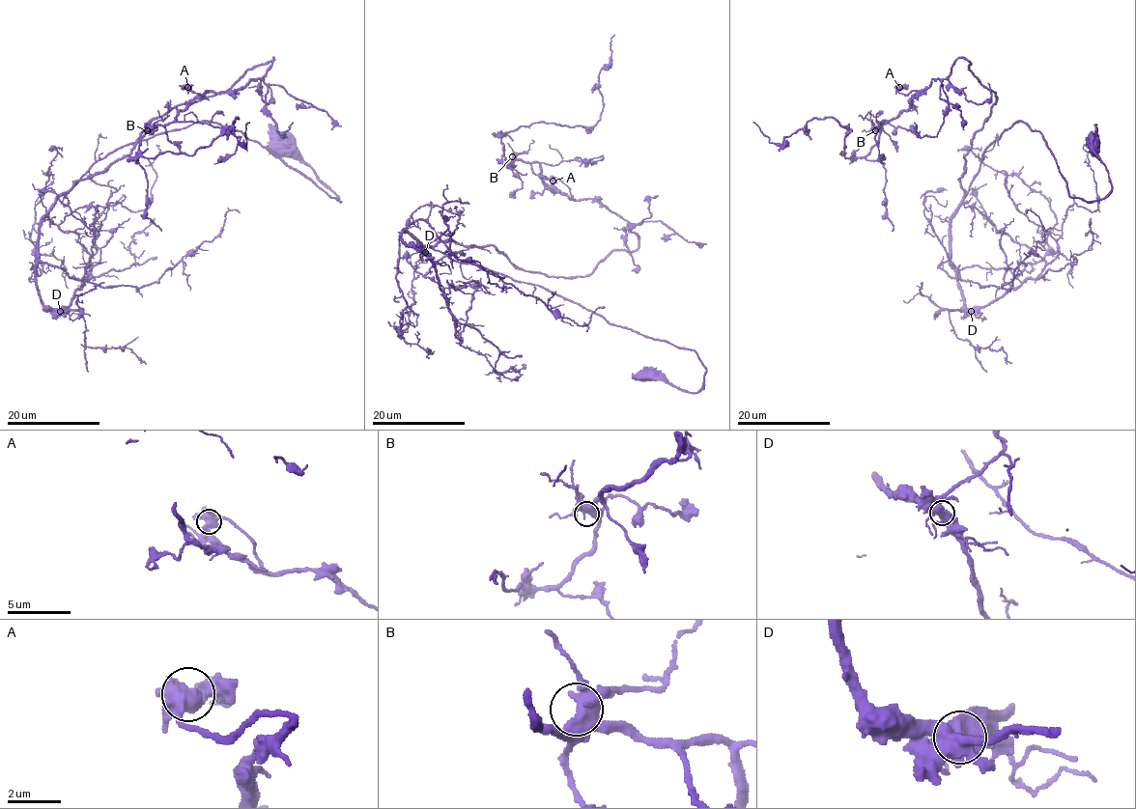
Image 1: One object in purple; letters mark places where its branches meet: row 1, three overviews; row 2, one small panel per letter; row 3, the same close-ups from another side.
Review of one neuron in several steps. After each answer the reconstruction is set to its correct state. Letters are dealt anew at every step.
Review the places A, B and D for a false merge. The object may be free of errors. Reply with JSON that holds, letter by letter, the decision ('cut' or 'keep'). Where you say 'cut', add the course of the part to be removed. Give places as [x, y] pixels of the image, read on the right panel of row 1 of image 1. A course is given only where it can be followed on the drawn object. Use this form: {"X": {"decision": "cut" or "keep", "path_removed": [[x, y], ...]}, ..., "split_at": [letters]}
{"A": {"decision": "keep"}, "B": {"decision": "keep"}, "D": {"decision": "keep"}, "split_at": []}

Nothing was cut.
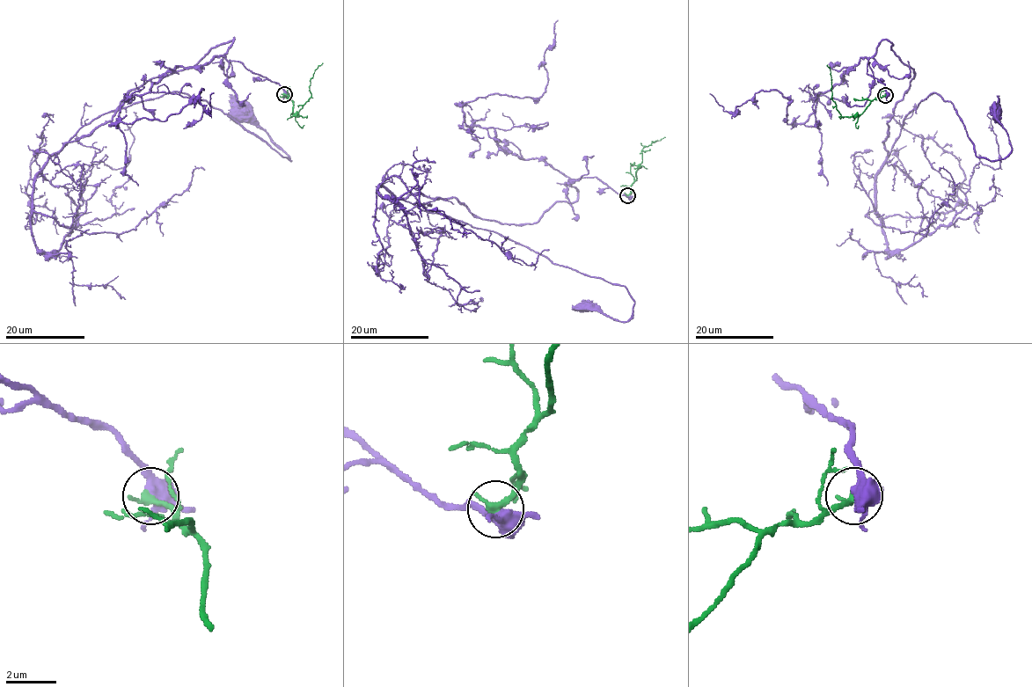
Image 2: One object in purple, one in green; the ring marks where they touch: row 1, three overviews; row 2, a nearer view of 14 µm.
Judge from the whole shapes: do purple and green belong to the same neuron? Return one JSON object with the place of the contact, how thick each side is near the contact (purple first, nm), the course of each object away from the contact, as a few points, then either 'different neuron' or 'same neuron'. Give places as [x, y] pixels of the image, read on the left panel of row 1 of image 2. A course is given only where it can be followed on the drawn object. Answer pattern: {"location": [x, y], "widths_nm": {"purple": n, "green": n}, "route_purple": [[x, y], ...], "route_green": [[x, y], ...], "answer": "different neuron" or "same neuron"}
{"location": [284, 94], "widths_nm": {"purple": 440, "green": 340}, "route_purple": [[284, 93], [226, 58], [234, 38], [133, 89], [59, 152], [101, 115], [181, 91], [291, 161], [244, 113]], "route_green": [[284, 93], [292, 101], [293, 113], [299, 116], [299, 110], [310, 98], [310, 80], [323, 62]], "answer": "different neuron"}

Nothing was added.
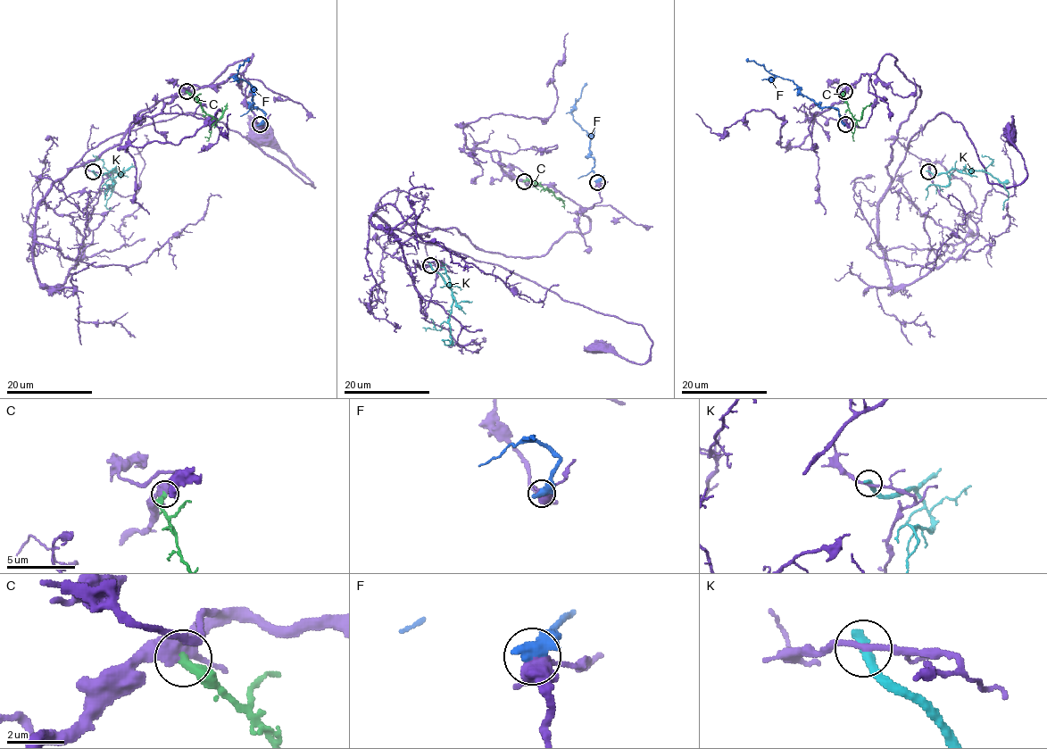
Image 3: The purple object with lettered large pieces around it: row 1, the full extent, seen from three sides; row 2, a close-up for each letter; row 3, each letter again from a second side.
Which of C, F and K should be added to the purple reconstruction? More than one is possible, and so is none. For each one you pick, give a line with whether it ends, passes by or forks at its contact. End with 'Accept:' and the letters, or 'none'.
F: it ends
Accept: F

